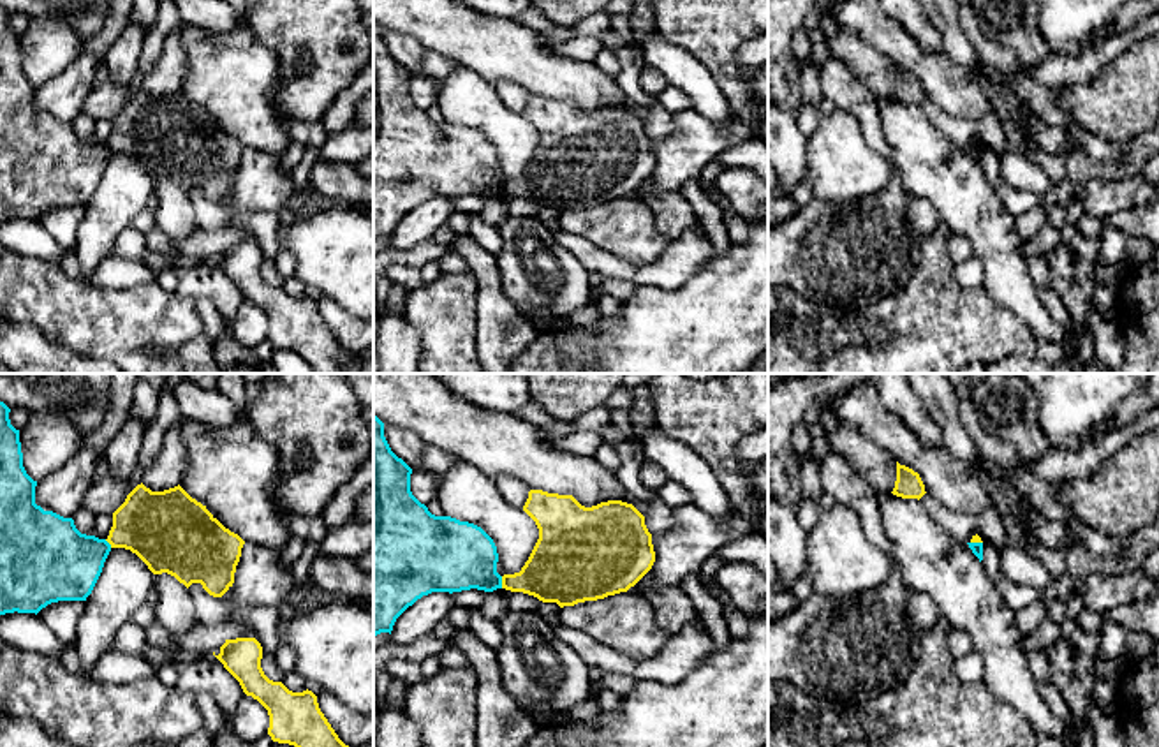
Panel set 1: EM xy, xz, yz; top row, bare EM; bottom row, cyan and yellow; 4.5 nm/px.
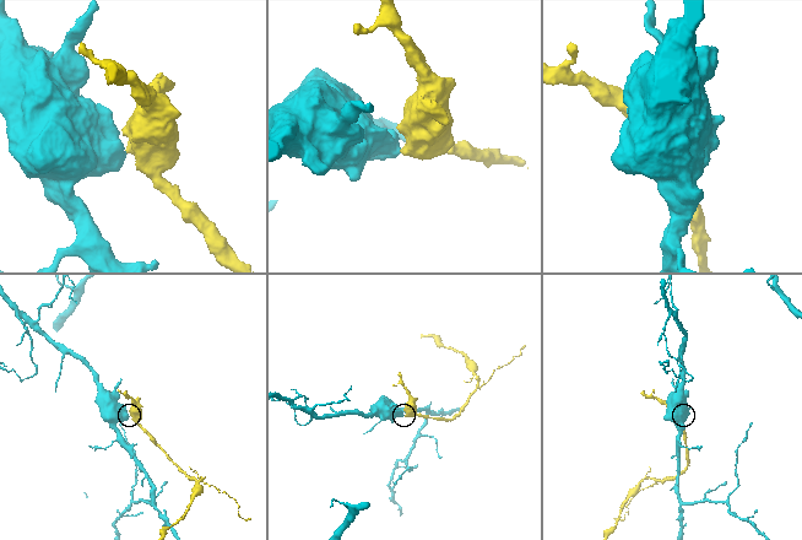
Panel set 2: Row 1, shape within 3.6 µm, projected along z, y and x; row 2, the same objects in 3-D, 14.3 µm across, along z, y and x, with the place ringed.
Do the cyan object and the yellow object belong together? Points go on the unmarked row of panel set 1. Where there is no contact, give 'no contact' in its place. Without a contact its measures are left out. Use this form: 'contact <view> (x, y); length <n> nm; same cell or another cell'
contact xz (501, 187); length 60 nm; another cell

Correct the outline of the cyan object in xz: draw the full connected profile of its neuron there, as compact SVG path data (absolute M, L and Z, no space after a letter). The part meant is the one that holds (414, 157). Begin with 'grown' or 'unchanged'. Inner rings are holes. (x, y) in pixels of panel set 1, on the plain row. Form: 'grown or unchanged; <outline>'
unchanged; M373 21L373 241L393 236L396 224L423 201L502 194L493 144L477 130L451 122L435 122L410 97L412 74L398 63L386 42L384 28Z

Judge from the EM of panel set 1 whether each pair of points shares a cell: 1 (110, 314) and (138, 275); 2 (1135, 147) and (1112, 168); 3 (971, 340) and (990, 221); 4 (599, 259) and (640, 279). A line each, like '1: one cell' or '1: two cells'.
1: two cells
2: one cell
3: two cells
4: one cell

